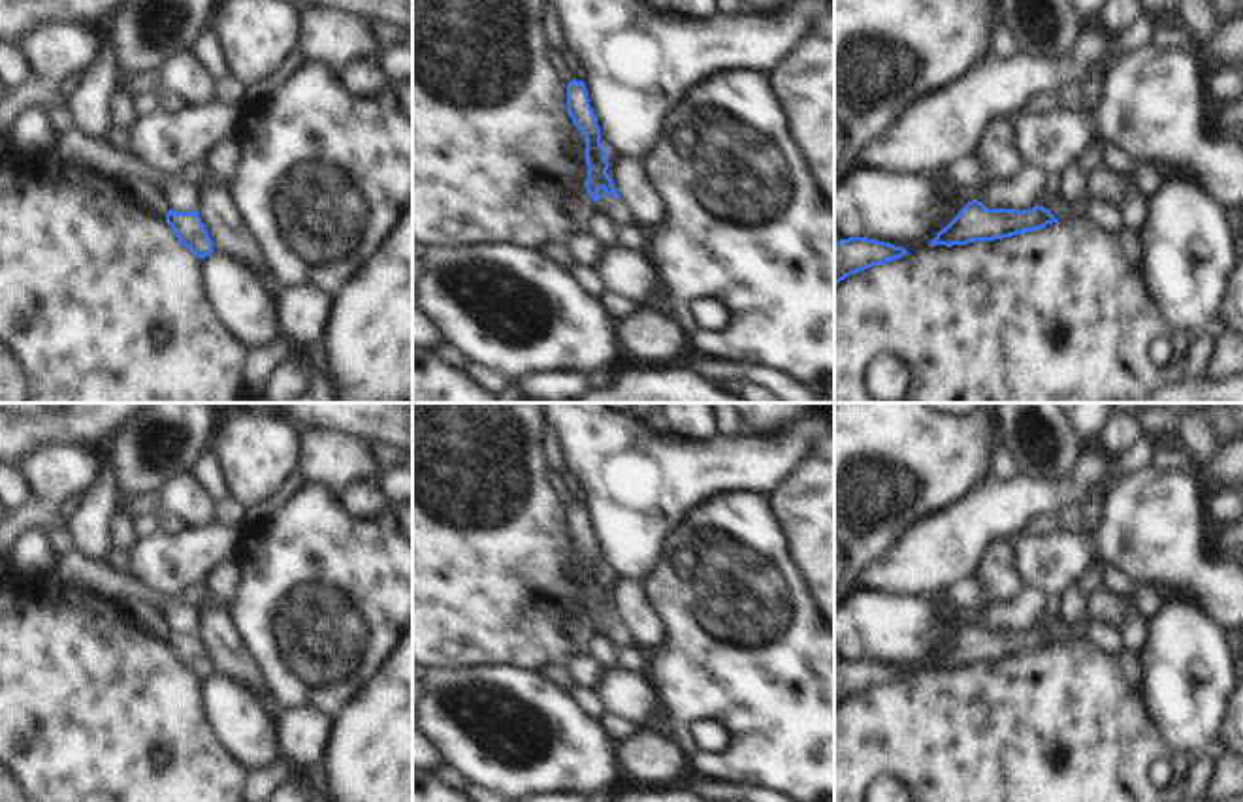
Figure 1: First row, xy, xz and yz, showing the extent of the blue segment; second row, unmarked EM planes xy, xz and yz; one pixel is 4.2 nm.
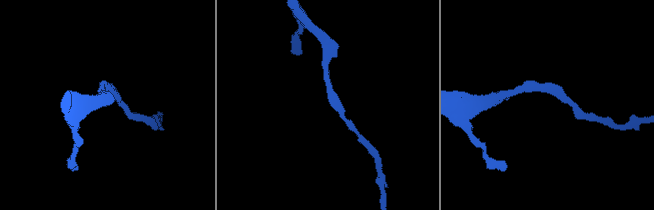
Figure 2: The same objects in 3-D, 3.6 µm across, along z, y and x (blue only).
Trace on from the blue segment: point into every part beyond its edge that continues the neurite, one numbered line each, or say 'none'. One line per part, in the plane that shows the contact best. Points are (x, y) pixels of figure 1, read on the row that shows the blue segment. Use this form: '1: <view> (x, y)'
none

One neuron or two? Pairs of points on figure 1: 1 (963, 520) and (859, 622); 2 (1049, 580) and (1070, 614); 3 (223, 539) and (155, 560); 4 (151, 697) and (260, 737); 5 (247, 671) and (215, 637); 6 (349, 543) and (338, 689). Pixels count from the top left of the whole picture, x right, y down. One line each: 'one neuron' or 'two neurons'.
1: two neurons
2: two neurons
3: one neuron
4: two neurons
5: one neuron
6: one neuron

